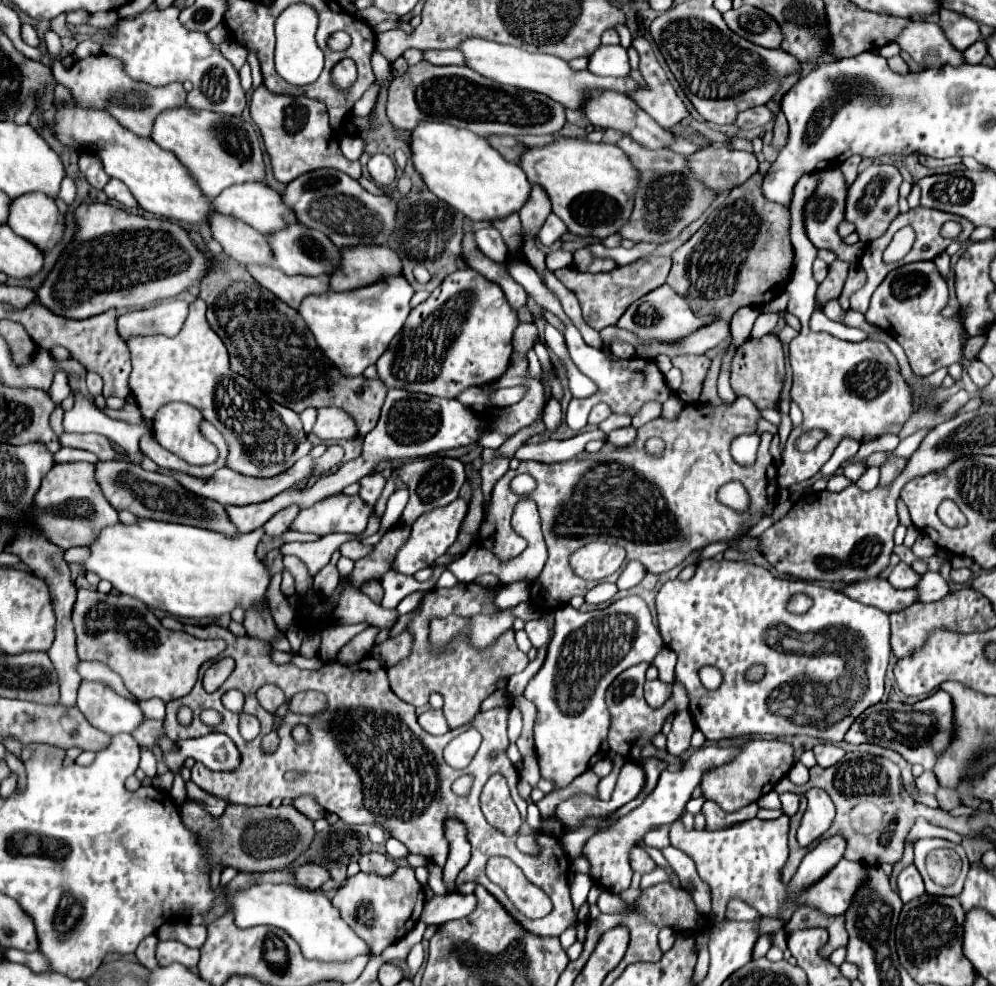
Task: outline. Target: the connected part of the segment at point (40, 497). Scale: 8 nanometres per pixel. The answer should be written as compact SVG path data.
M60 463L54 465L42 479L42 487L36 493L30 511L30 521L34 521L36 527L42 527L52 543L62 549L70 549L76 545L94 543L102 527L110 527L120 519L118 511L104 499L98 483L94 481L92 463Z

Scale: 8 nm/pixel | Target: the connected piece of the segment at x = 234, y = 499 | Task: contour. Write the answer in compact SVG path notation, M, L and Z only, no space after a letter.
M306 455L302 457L300 461L296 461L288 471L276 475L276 477L270 477L270 479L258 479L258 477L246 477L246 475L240 475L228 467L222 467L218 469L210 479L198 479L198 477L190 477L182 471L170 471L172 477L182 485L186 487L188 491L196 493L198 497L208 497L208 499L214 499L222 505L250 505L250 503L262 503L262 501L268 501L272 499L274 495L294 487L296 483L300 481L308 481L310 477L314 477L314 457Z

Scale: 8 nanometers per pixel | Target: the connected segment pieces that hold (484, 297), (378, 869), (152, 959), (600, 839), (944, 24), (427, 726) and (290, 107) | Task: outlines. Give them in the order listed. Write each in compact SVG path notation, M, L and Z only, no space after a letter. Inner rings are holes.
M458 269L448 275L432 295L410 311L402 331L392 339L390 347L378 359L378 377L390 389L406 389L414 393L426 393L446 399L456 399L460 391L468 387L480 387L494 383L510 367L512 333L518 327L516 311L506 303L504 291L498 283L490 283L478 271Z
M368 853L362 855L358 859L360 863L360 871L364 873L376 873L376 875L392 875L396 871L396 863L394 859L390 859L388 855L382 853Z
M148 935L146 939L142 939L142 943L136 949L136 957L138 961L148 967L148 969L156 969L160 967L158 959L156 959L156 945L158 945L158 937L156 935Z
M702 747L696 753L692 753L684 767L676 773L670 771L662 771L662 777L658 779L656 789L646 797L646 801L636 807L632 813L628 813L626 817L618 819L614 825L602 829L600 833L596 833L584 847L584 855L588 857L590 865L592 865L592 873L590 877L594 879L594 883L602 885L604 889L608 889L610 893L620 893L624 889L630 887L630 879L632 879L632 867L630 867L630 849L636 847L636 843L640 839L644 839L646 831L652 831L656 827L662 825L670 825L672 821L680 819L684 813L684 807L690 799L690 793L694 791L694 787L700 783L700 777L704 771L712 769L712 767L720 767L722 763L728 763L730 759L734 759L734 755L738 753L736 747L728 747L728 749L720 749L720 747Z
M940 11L940 27L944 29L948 41L958 49L964 51L972 43L976 43L980 35L980 25L974 23L974 19L966 19L964 15L958 15L956 11Z
M428 709L424 711L420 717L418 717L418 723L424 731L432 733L432 735L444 735L448 731L448 725L446 725L446 719L442 715L442 711L436 711L436 709Z
M258 87L250 101L250 115L262 133L266 151L272 159L274 177L278 181L290 183L290 179L322 167L334 167L342 173L348 173L352 179L362 177L360 161L346 159L338 141L332 141L332 127L328 123L328 111L324 103L318 103L310 97L274 95L266 87Z

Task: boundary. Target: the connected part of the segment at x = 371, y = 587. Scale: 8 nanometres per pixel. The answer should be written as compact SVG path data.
M370 579L370 583L362 583L360 591L364 591L374 603L380 603L382 595L384 595L384 589L382 589L380 581L374 581L374 579Z

